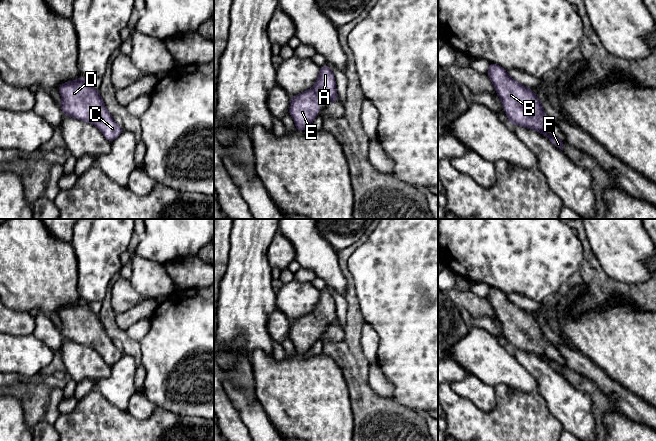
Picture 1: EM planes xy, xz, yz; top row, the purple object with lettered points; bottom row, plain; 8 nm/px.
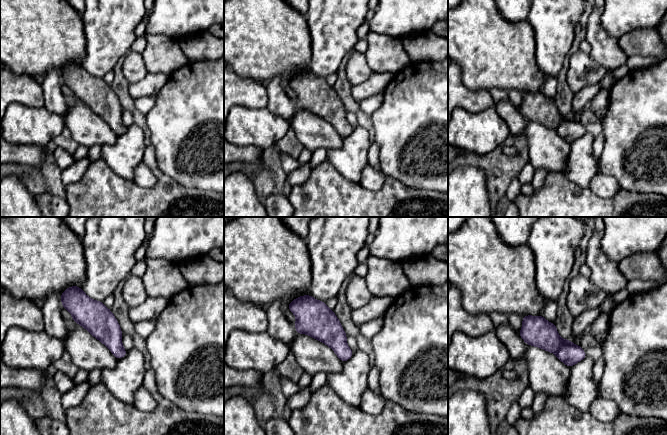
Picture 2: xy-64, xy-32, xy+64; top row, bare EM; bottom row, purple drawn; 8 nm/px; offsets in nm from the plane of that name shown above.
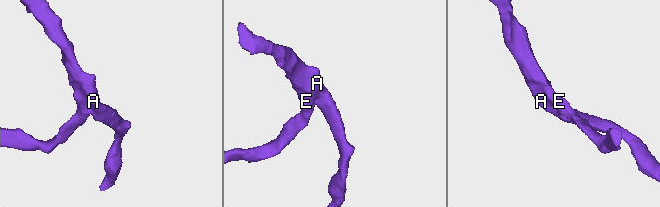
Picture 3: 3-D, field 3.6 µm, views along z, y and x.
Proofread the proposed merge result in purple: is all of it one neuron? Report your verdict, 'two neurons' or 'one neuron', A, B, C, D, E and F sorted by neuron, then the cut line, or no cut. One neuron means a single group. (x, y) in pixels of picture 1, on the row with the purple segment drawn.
one neuron | A B C D E F | no cut

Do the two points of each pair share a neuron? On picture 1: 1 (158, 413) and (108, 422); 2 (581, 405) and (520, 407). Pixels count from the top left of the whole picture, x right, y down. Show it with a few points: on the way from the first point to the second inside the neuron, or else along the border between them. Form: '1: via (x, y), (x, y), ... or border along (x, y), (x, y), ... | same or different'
1: via (146, 425), (121, 425) | same
2: border along (538, 391), (548, 411), (561, 425) | different

